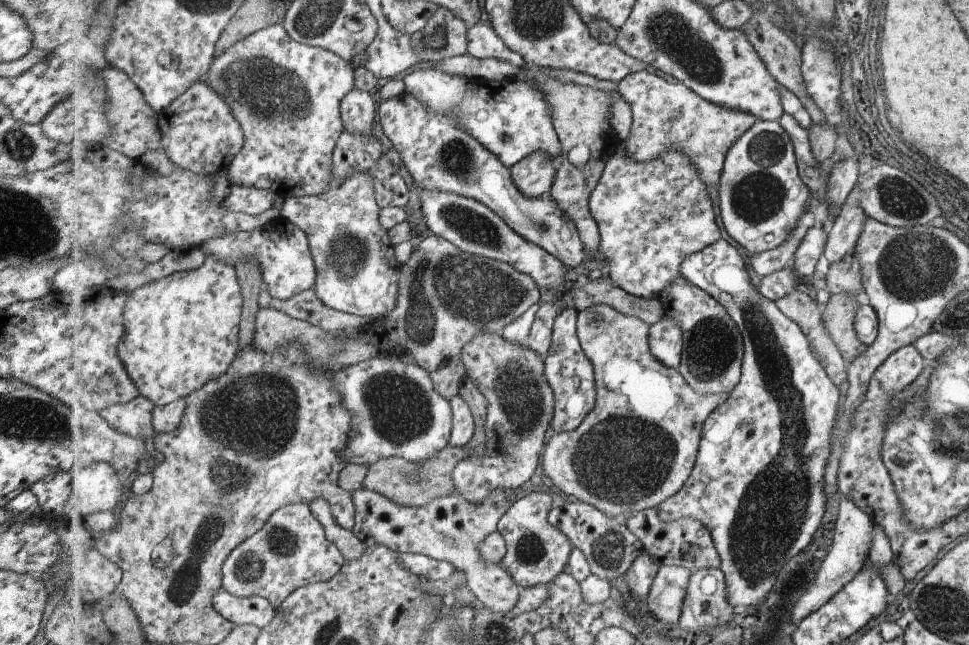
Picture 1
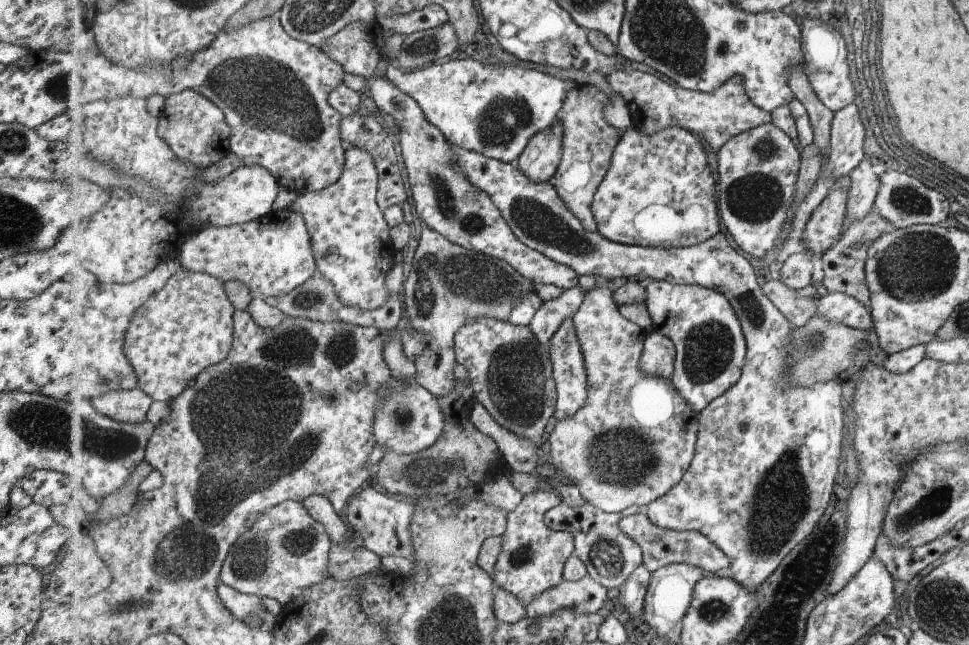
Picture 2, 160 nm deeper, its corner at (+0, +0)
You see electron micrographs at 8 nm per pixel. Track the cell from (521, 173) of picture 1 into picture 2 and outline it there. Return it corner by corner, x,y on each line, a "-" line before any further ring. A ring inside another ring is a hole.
557,119
551,128
539,132
518,161
518,168
533,182
552,182
563,157
563,120

